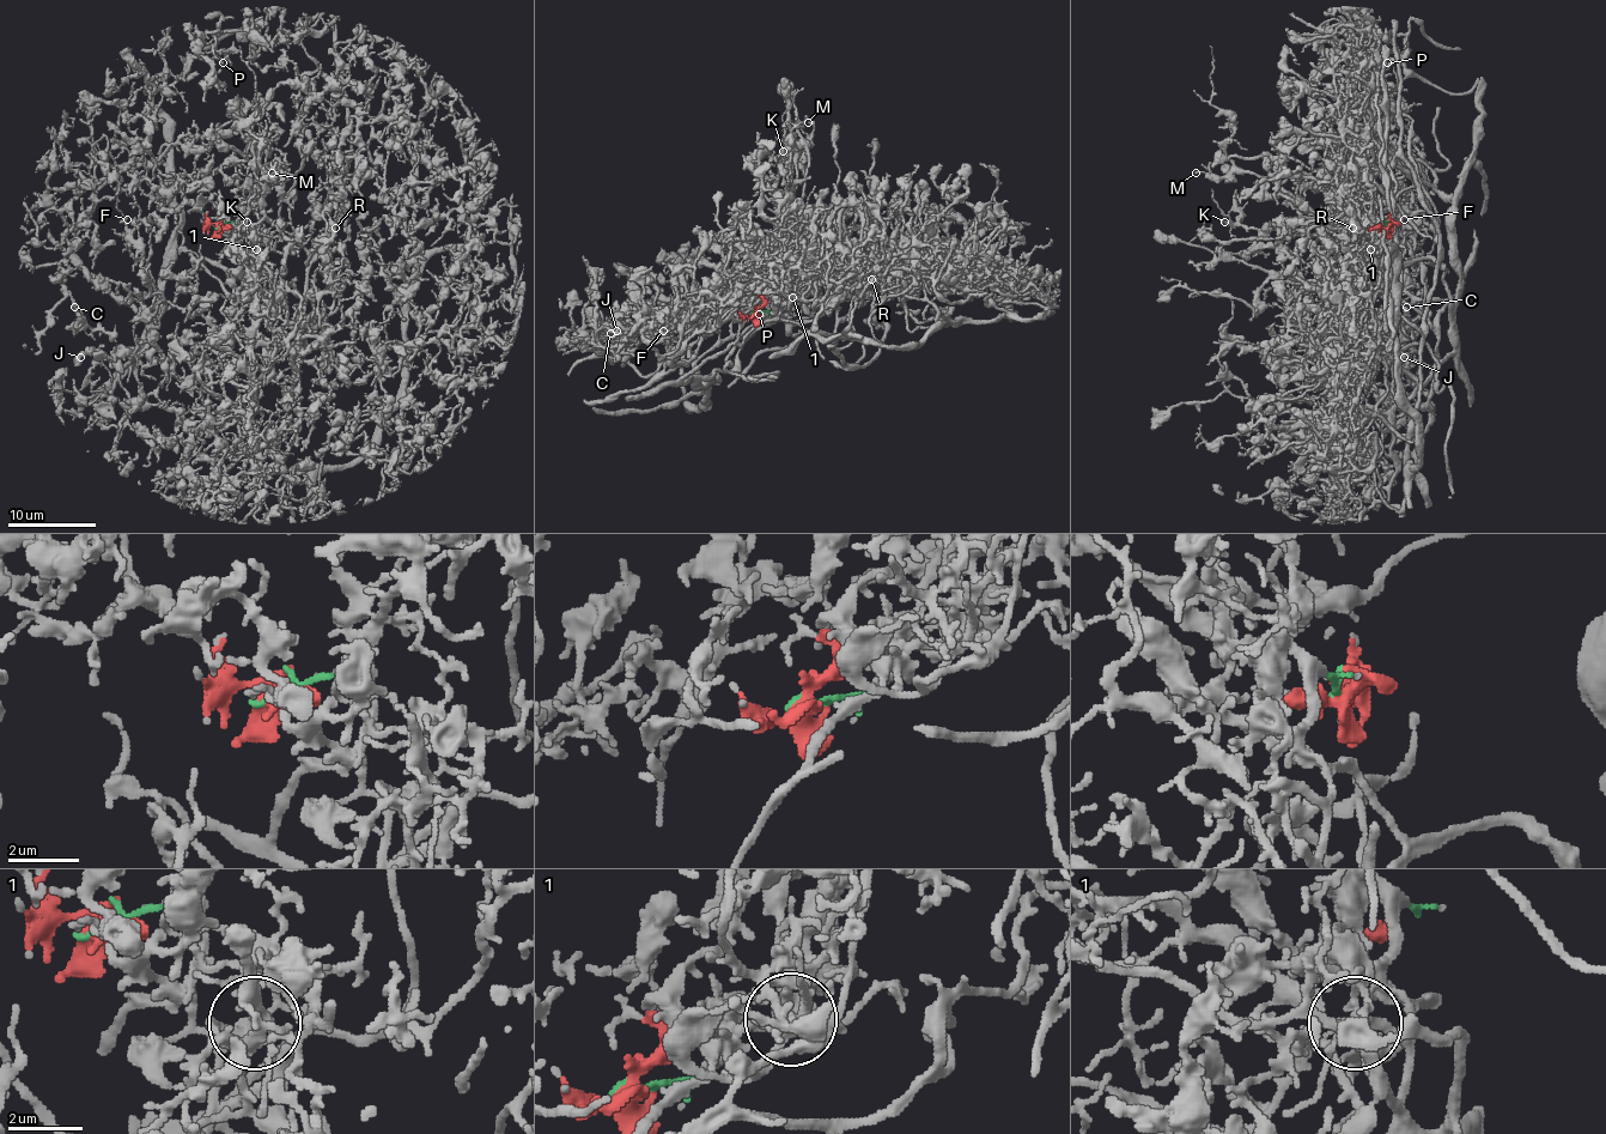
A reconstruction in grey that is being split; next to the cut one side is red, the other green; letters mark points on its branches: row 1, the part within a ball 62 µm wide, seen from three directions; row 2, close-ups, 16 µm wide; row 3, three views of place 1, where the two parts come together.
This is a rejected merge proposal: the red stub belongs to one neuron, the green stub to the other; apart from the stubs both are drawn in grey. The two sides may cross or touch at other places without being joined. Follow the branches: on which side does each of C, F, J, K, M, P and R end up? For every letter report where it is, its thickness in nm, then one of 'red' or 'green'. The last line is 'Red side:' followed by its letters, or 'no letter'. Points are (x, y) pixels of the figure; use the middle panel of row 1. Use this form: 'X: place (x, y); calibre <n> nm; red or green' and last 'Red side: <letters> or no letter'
C: place (610, 333); calibre 140 nm; red
F: place (663, 331); calibre 90 nm; red
J: place (616, 331); calibre 160 nm; red
K: place (783, 151); calibre 180 nm; green
M: place (808, 122); calibre 190 nm; green
P: place (759, 314); calibre 190 nm; red
R: place (871, 279); calibre 190 nm; red
Red side: C, F, J, P, R

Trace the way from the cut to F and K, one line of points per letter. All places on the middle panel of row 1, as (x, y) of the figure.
F: (755, 313), (761, 302), (758, 284), (748, 284), (716, 313), (695, 320), (654, 317), (662, 331)
K: (753, 313), (779, 304), (782, 310), (795, 296), (790, 271), (792, 241), (768, 165), (784, 150)

